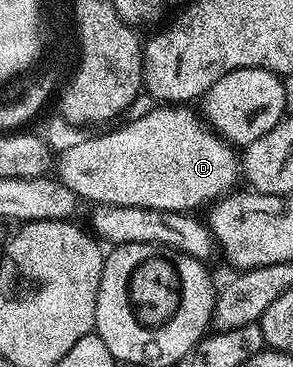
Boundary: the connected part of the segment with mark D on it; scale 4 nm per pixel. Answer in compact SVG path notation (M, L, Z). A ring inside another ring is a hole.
M156 105L153 109L153 113L145 113L145 117L140 117L138 121L129 121L128 123L120 122L118 125L119 127L112 126L110 129L112 131L107 131L104 133L104 135L94 135L92 134L88 139L83 141L81 145L73 145L73 149L69 149L68 151L62 152L58 156L57 159L57 171L59 167L59 172L57 172L58 178L69 188L73 189L73 193L77 193L79 195L80 200L86 201L87 199L89 202L91 202L91 205L102 205L105 207L140 207L141 209L153 209L154 211L181 211L184 213L195 213L198 212L198 207L203 207L206 205L206 203L209 203L208 205L214 204L216 201L219 201L224 198L228 193L234 192L236 190L235 182L238 181L238 179L241 179L241 159L240 156L237 154L236 148L232 146L232 144L228 143L226 139L223 138L222 135L219 134L218 131L215 130L214 127L211 126L211 124L207 121L206 118L198 110L194 111L194 106L191 105Z

